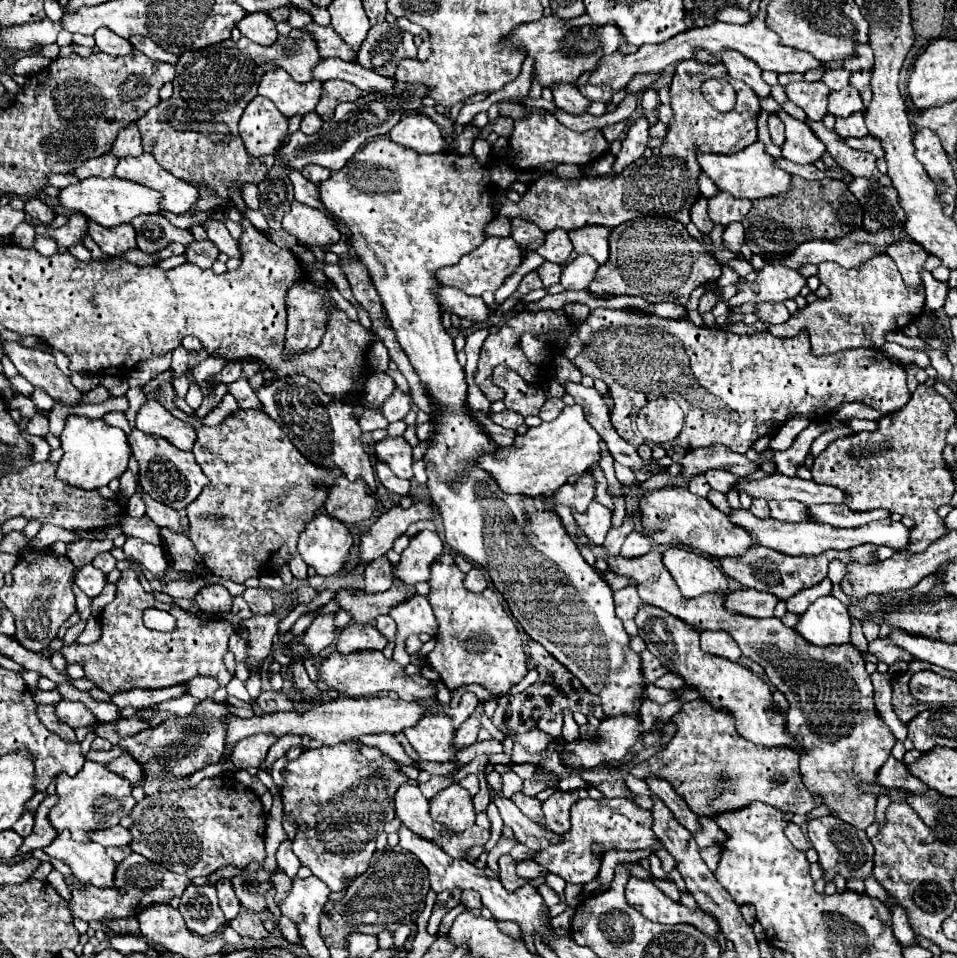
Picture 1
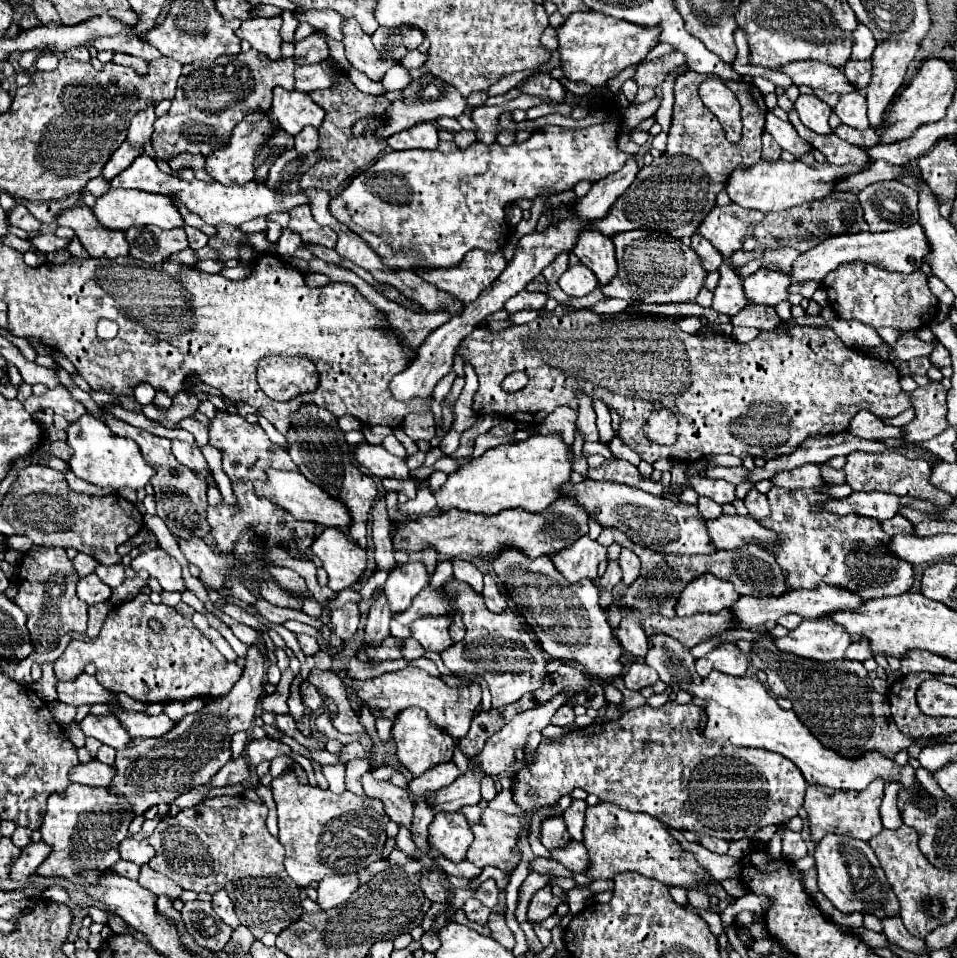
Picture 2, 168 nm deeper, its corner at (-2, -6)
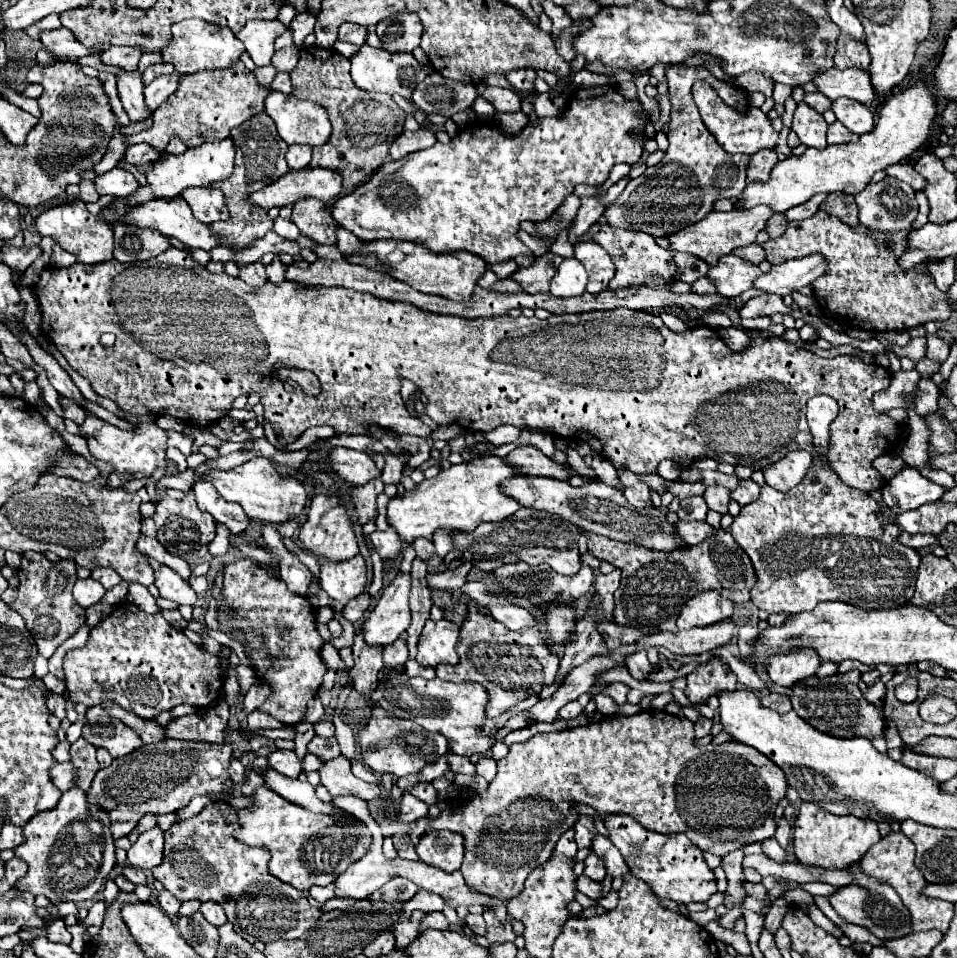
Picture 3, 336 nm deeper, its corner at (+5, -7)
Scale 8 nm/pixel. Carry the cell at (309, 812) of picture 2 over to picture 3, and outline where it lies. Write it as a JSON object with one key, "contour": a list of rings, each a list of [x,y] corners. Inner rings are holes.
{"contour":[[[260,787],[252,793],[252,803],[238,811],[238,823],[240,829],[234,831],[234,837],[244,845],[268,849],[270,875],[300,891],[308,891],[312,885],[334,883],[350,863],[356,863],[366,855],[372,841],[362,821],[312,813],[284,801],[268,787]]]}

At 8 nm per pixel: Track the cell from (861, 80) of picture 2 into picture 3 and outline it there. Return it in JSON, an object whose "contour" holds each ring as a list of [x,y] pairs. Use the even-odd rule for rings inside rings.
{"contour":[[[840,33],[838,49],[836,49],[836,55],[834,55],[834,65],[838,69],[848,69],[848,67],[868,69],[870,53],[868,53],[866,43],[854,39],[848,33]]]}

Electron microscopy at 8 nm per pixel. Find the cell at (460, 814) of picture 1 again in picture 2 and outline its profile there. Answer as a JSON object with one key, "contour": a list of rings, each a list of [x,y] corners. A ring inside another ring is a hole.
{"contour":[[[459,810],[437,812],[429,824],[429,842],[433,842],[433,848],[439,850],[445,858],[461,862],[473,842],[471,824]]]}

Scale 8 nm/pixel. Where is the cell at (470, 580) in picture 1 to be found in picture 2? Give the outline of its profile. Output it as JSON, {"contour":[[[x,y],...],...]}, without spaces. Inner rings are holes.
{"contour":[[[485,576],[485,586],[483,586],[483,598],[485,598],[485,604],[491,612],[501,612],[509,606],[509,596],[505,592],[505,588],[491,576]]]}

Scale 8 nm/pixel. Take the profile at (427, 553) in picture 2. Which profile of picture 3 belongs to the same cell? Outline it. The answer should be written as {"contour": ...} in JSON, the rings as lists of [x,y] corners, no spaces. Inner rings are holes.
{"contour":[[[416,557],[414,563],[412,563],[412,589],[410,589],[410,609],[412,609],[412,623],[410,627],[406,629],[408,633],[408,649],[410,649],[410,659],[416,657],[416,643],[418,643],[418,637],[420,637],[420,631],[426,623],[426,619],[430,617],[430,607],[432,607],[432,601],[430,601],[430,589],[426,585],[426,573],[428,573],[428,565]]]}

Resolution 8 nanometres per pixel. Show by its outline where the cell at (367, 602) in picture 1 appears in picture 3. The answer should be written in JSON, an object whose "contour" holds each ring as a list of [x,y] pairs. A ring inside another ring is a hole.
{"contour":[[[462,563],[456,569],[428,575],[428,585],[430,587],[442,587],[446,591],[456,591],[466,583],[466,575],[470,573],[470,569],[472,569],[472,563]]]}

